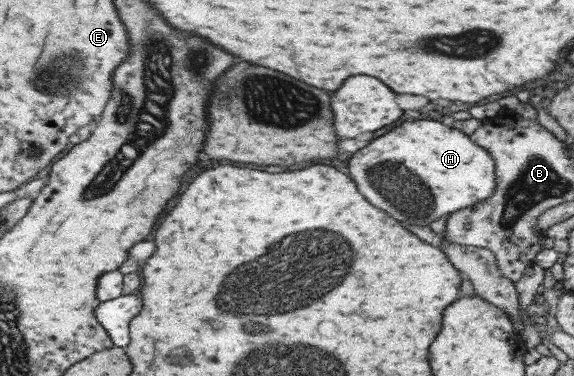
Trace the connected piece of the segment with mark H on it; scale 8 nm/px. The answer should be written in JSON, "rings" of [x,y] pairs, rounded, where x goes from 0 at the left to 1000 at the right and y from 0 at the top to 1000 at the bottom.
{"rings":[[[758,319],[702,324],[681,351],[653,367],[639,394],[625,399],[608,426],[611,436],[605,439],[610,465],[618,473],[629,516],[636,516],[643,537],[667,553],[674,569],[685,569],[685,580],[699,590],[716,590],[730,601],[746,601],[767,574],[782,574],[848,532],[864,495],[859,423],[850,402],[828,388],[807,351],[772,335]]]}

